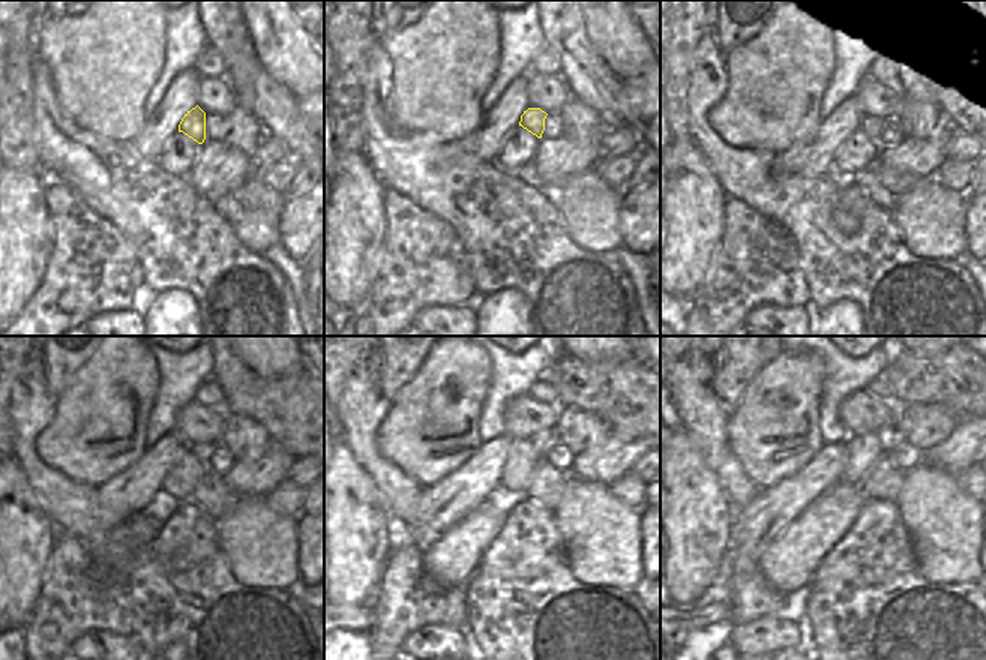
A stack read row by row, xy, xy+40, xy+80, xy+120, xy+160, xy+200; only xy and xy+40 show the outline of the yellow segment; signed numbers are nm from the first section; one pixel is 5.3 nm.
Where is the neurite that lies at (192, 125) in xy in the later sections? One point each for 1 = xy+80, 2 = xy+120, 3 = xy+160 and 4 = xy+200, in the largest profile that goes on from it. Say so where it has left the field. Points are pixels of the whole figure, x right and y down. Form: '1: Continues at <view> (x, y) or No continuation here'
1: Continues at xy+80 (869, 123)
2: Continues at xy+120 (204, 452)
3: Continues at xy+160 (547, 440)
4: Continues at xy+200 (890, 435)

